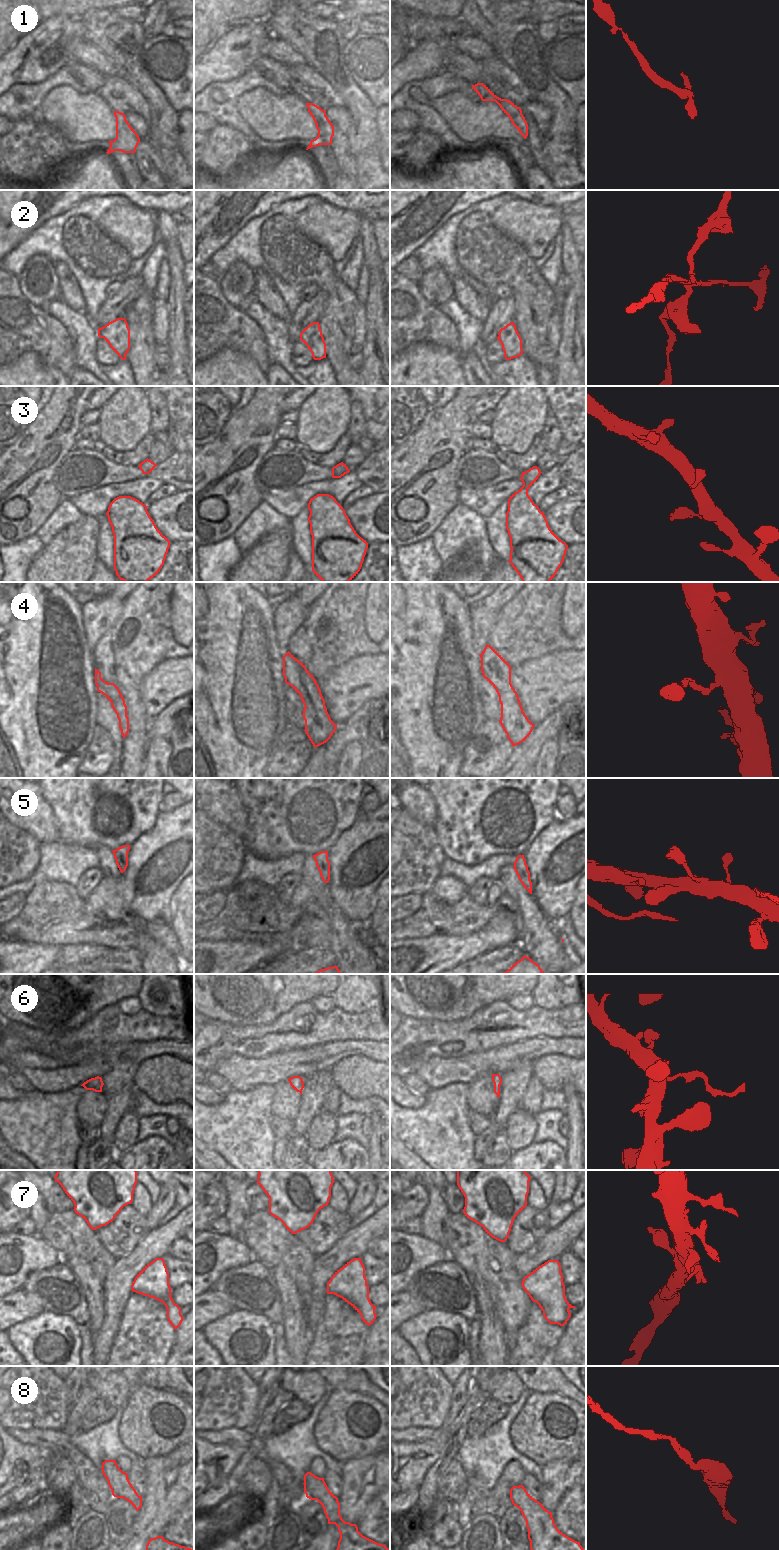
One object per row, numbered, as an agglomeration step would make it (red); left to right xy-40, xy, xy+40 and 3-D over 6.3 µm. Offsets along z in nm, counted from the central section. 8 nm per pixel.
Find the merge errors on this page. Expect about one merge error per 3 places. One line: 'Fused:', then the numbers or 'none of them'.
Fused: 2, 6.

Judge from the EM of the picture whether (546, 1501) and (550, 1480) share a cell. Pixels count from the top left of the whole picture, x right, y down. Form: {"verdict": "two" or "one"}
{"verdict": "one"}

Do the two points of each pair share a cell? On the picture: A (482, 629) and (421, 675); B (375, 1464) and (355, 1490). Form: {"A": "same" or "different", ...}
{"A": "different", "B": "same"}

